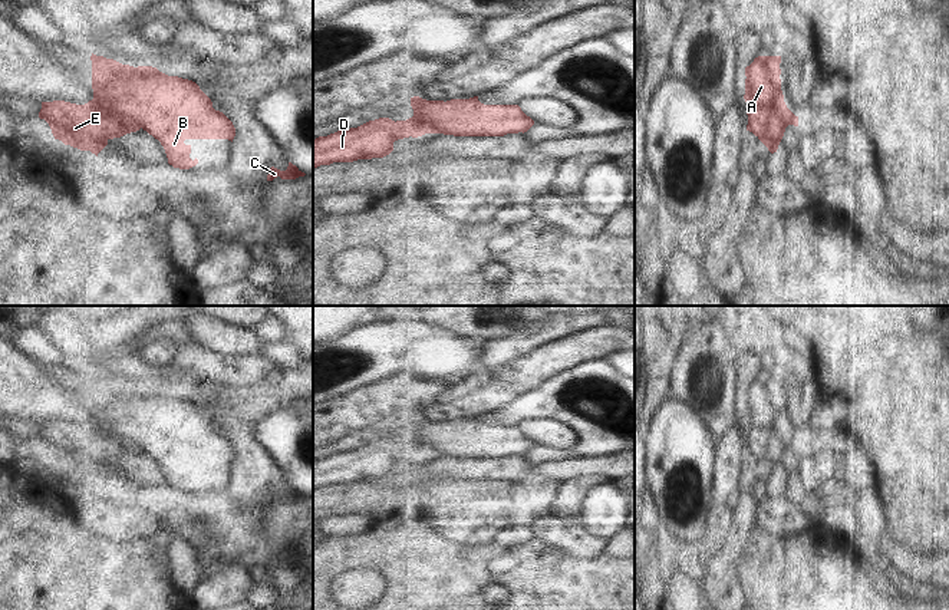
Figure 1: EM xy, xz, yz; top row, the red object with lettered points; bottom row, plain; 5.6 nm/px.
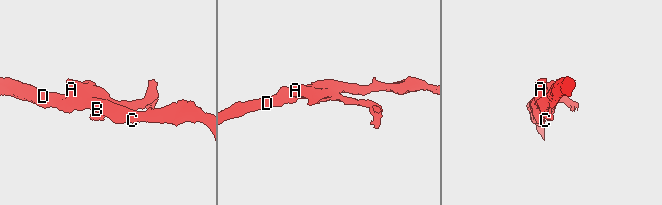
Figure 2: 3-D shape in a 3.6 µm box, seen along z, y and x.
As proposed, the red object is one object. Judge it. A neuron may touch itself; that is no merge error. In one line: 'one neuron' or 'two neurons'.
two neurons

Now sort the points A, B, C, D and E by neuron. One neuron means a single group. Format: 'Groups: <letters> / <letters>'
Groups: A B / C D E

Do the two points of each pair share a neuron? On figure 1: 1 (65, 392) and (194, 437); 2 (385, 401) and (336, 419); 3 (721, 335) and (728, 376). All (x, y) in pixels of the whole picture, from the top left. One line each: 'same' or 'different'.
1: same
2: same
3: same

